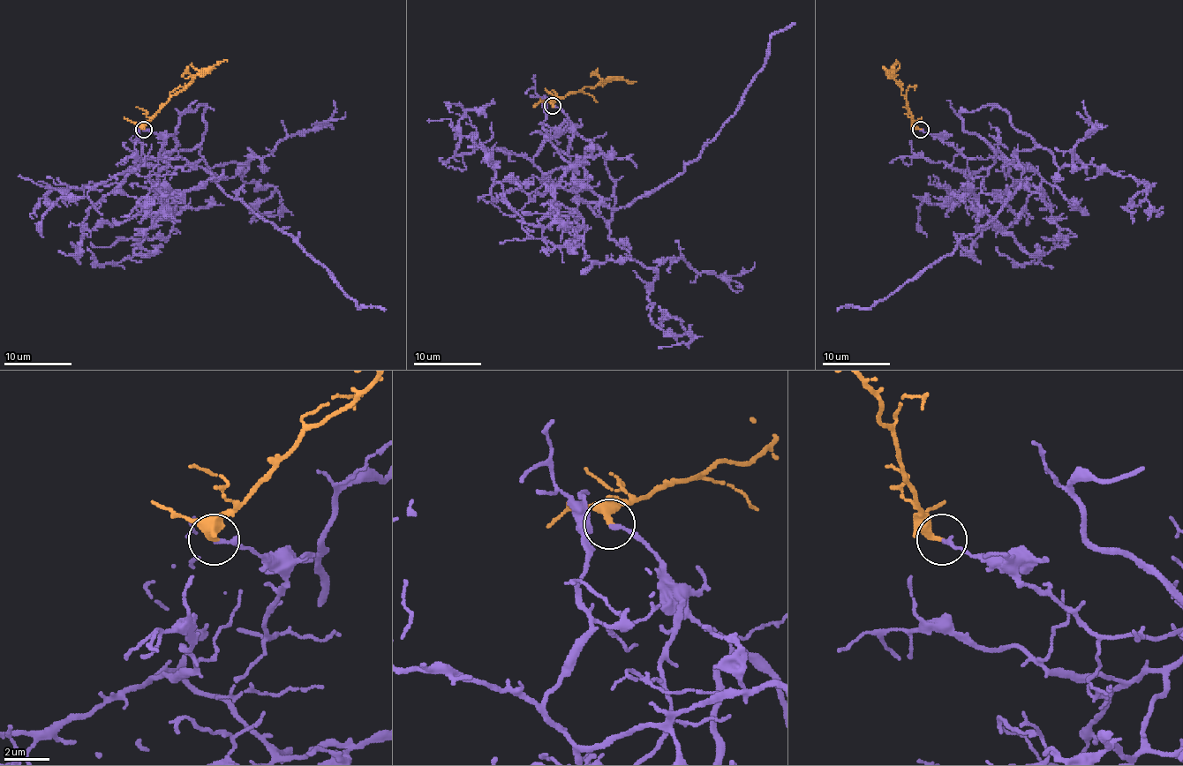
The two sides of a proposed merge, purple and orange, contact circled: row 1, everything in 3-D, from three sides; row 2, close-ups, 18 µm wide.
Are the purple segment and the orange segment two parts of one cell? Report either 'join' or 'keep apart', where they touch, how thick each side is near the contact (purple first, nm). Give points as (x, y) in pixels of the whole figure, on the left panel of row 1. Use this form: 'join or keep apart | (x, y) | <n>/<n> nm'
keep apart | (143, 129) | 170/360 nm

